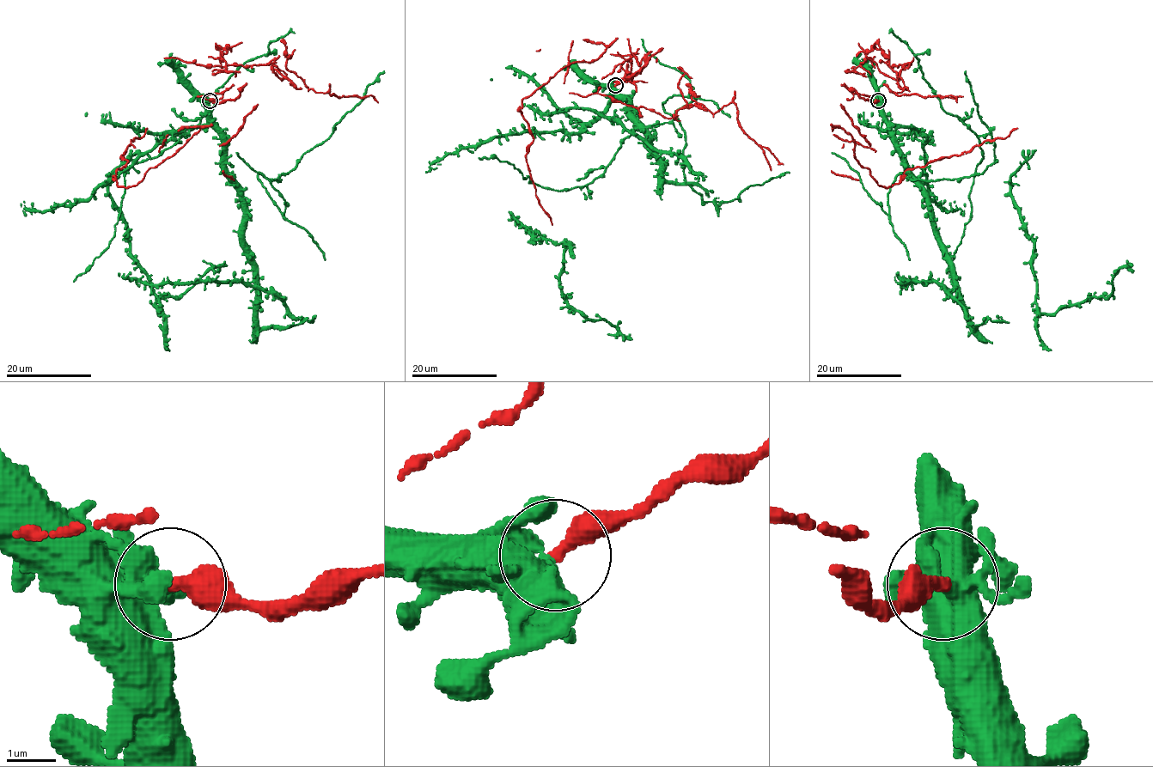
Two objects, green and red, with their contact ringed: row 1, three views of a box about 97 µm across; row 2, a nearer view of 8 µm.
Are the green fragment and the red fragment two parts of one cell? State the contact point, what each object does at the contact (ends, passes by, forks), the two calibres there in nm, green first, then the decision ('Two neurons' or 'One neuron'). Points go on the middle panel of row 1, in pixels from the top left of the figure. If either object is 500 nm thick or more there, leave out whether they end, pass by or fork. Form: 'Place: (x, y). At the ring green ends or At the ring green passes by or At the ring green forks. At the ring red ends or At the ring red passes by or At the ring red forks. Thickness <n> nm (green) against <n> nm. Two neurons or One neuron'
Place: (615, 85). At the ring green forks. At the ring red ends. Thickness 400 nm (green) against 400 nm. Two neurons

